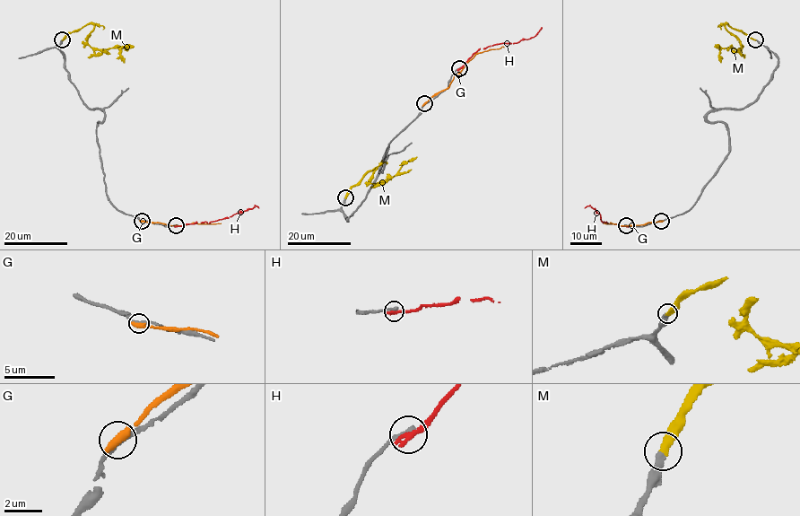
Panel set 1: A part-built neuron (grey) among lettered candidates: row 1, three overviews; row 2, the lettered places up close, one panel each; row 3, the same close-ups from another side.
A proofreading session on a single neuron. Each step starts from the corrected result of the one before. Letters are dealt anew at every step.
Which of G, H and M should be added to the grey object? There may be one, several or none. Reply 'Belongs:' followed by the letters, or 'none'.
Belongs: M

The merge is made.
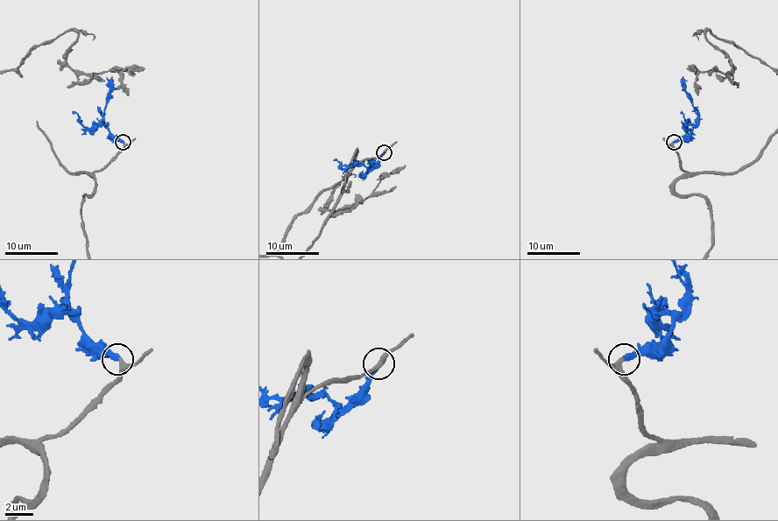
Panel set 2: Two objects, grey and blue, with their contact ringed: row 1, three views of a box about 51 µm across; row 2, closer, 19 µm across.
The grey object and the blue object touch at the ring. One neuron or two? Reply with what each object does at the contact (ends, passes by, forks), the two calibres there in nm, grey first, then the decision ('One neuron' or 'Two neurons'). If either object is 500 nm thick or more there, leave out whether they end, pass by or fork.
At the ring grey passes by. At the ring blue ends. Thickness 280 nm (grey) against 360 nm. One neuron

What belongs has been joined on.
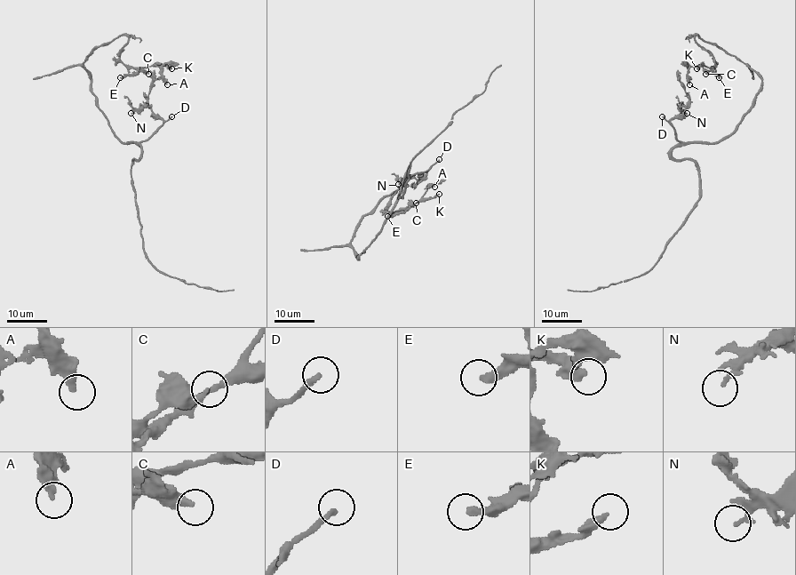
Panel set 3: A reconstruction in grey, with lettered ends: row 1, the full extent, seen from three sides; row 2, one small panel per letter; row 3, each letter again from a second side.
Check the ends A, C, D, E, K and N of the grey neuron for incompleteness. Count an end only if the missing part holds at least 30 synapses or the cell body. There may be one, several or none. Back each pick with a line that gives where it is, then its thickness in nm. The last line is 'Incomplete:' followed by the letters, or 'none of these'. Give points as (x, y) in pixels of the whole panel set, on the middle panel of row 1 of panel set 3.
D: (439, 159) | 240 nm
Incomplete: D

